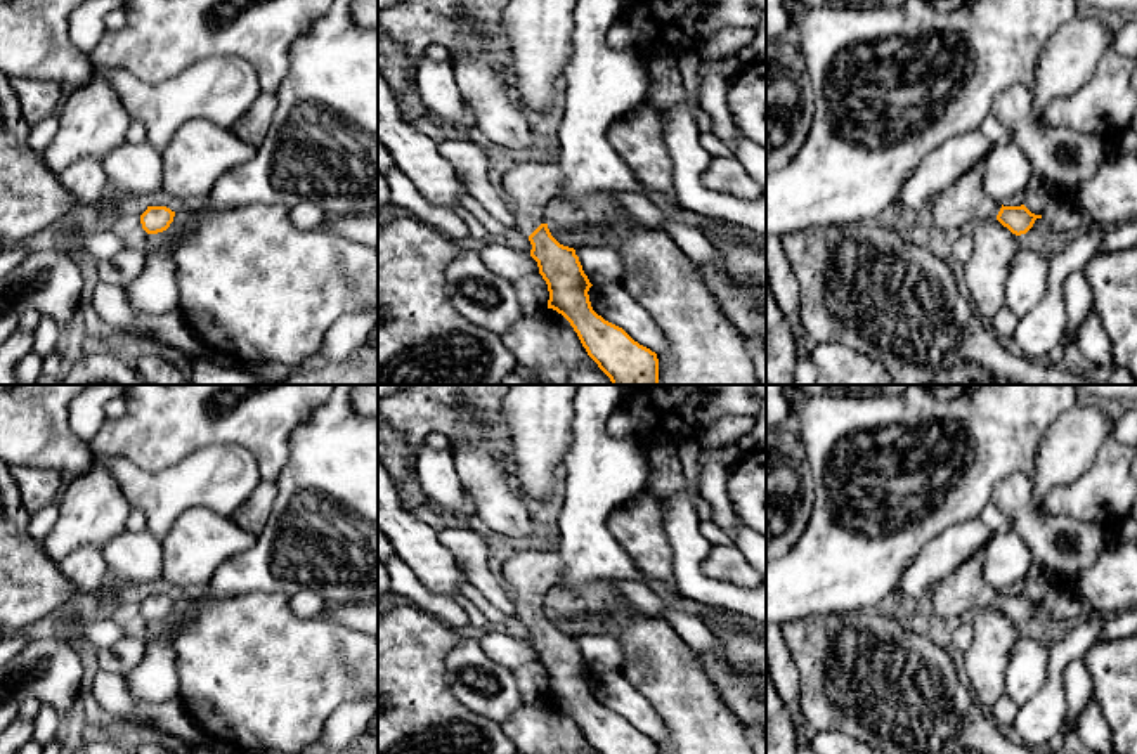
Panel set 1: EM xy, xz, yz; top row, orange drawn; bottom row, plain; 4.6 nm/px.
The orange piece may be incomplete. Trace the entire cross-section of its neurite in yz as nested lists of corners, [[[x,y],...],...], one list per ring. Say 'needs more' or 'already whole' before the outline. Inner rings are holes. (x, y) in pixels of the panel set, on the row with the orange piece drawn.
needs more; [[[981,158],[957,182],[941,191],[929,211],[927,229],[931,237],[946,243],[967,224],[984,218],[997,218],[1012,234],[1026,234],[1042,215],[1031,213],[1024,205],[1004,206],[995,203],[981,185],[986,170],[986,158]]]

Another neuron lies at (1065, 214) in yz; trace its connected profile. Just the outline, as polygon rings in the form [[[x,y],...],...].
[[[1059,196],[1056,201],[1052,201],[1043,210],[1042,220],[1047,224],[1052,234],[1080,231],[1092,224],[1088,215],[1071,196]]]

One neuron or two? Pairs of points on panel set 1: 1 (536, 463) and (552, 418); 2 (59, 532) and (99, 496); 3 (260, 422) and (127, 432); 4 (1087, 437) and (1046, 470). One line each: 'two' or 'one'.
1: one
2: one
3: one
4: one

